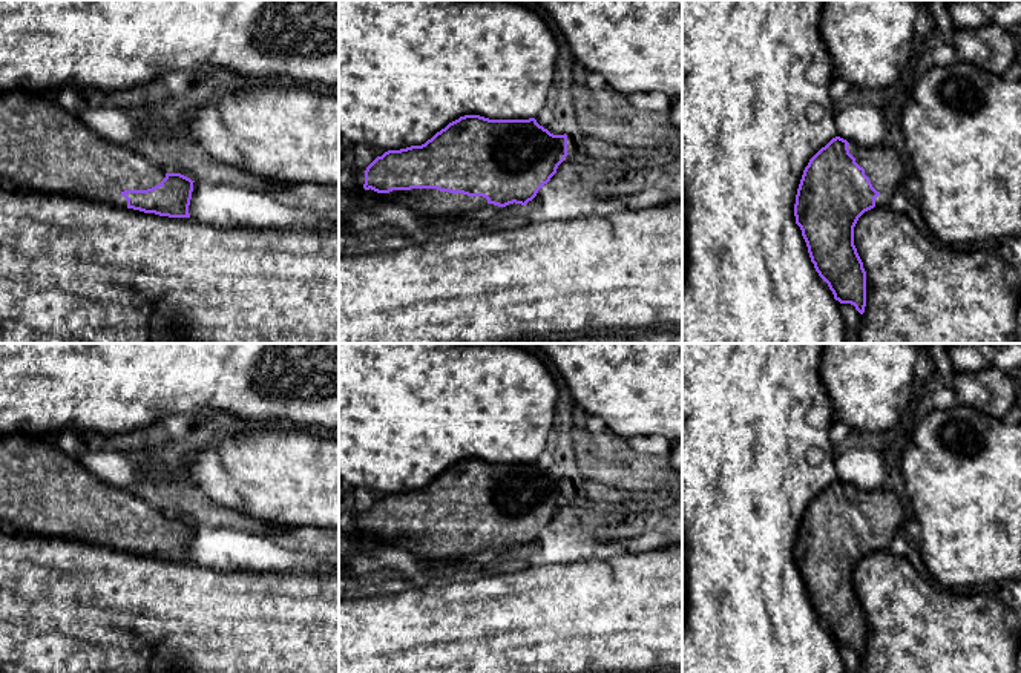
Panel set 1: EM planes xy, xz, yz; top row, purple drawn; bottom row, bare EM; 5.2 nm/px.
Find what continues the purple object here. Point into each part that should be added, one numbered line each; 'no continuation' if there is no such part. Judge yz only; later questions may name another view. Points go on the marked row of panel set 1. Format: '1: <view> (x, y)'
1: yz (882, 164)

